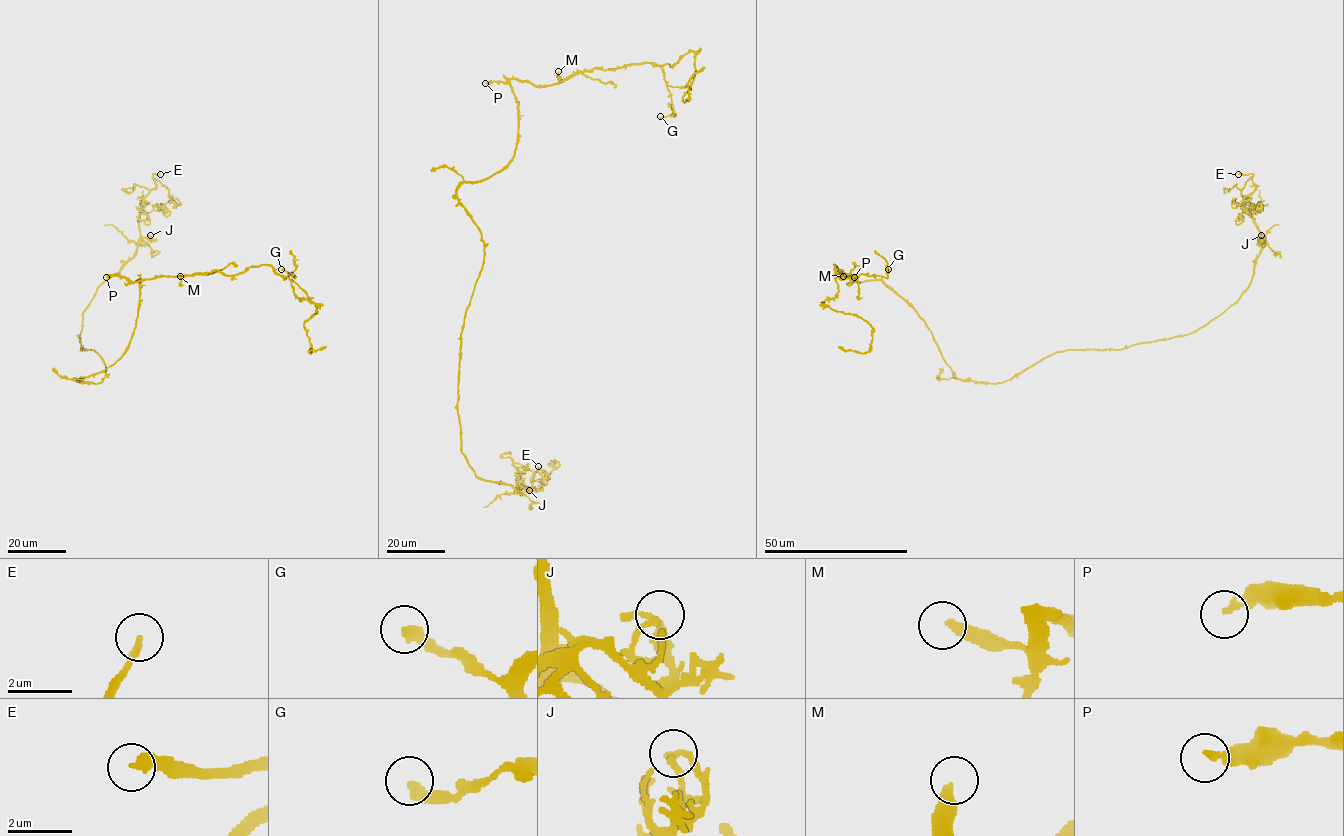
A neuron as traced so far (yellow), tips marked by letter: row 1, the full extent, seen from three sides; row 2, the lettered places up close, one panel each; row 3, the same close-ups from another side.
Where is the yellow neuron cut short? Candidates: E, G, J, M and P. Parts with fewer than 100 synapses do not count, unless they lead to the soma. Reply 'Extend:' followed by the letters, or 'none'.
Extend: E

